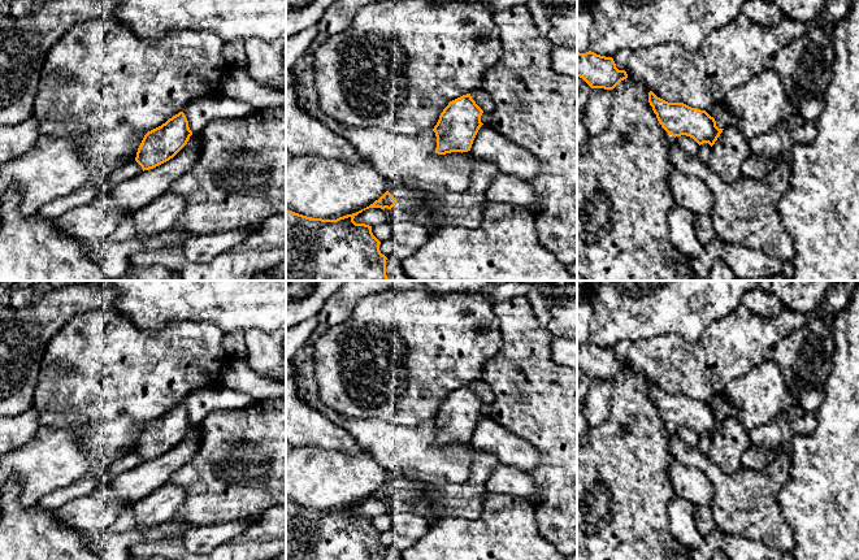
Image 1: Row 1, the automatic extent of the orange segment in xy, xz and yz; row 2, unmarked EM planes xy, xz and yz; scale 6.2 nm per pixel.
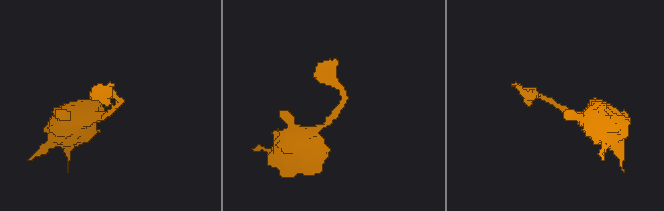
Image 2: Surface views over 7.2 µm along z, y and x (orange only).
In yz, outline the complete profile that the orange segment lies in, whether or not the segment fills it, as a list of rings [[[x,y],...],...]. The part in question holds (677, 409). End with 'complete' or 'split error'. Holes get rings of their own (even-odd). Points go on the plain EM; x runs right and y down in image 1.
[[[648,383],[648,394],[661,418],[672,427],[686,426],[699,437],[715,435],[724,420],[716,417],[716,412],[706,401],[691,399],[684,394],[668,394]]]; complete

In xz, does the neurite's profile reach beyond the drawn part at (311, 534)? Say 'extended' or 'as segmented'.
as segmented

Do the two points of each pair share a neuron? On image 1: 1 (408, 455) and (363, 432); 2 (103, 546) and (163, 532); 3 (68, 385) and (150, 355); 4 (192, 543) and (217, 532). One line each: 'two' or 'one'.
1: one
2: one
3: one
4: one

